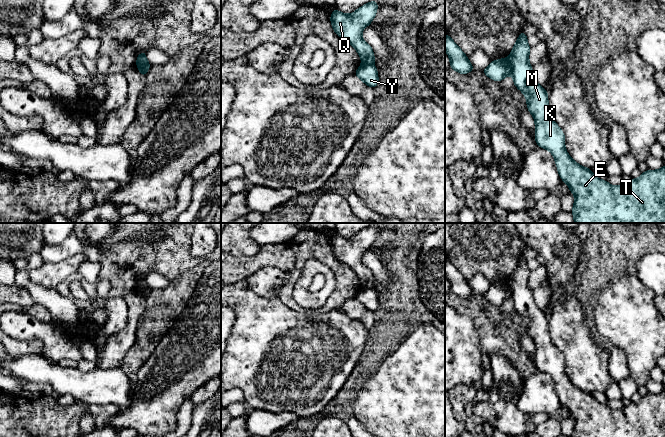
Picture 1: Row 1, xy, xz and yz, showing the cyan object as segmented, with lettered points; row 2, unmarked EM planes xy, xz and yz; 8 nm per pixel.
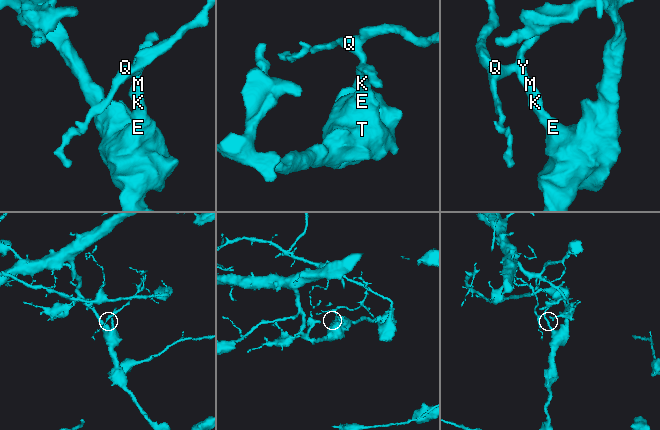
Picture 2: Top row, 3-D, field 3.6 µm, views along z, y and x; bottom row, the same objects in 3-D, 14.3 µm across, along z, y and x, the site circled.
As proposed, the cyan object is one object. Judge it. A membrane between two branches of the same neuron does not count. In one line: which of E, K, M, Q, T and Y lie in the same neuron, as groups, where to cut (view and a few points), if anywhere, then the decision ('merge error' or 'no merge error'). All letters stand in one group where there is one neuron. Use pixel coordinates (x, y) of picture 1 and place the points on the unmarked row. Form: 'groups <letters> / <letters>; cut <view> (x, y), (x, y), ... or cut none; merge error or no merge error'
groups E K M T Y / Q; cut yz (507, 282), (510, 288), (510, 298); merge error

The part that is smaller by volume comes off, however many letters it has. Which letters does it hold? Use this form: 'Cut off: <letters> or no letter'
Cut off: Q

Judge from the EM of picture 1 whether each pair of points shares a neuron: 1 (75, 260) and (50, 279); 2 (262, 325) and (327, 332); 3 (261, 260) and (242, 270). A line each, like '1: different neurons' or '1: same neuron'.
1: same neuron
2: same neuron
3: same neuron

